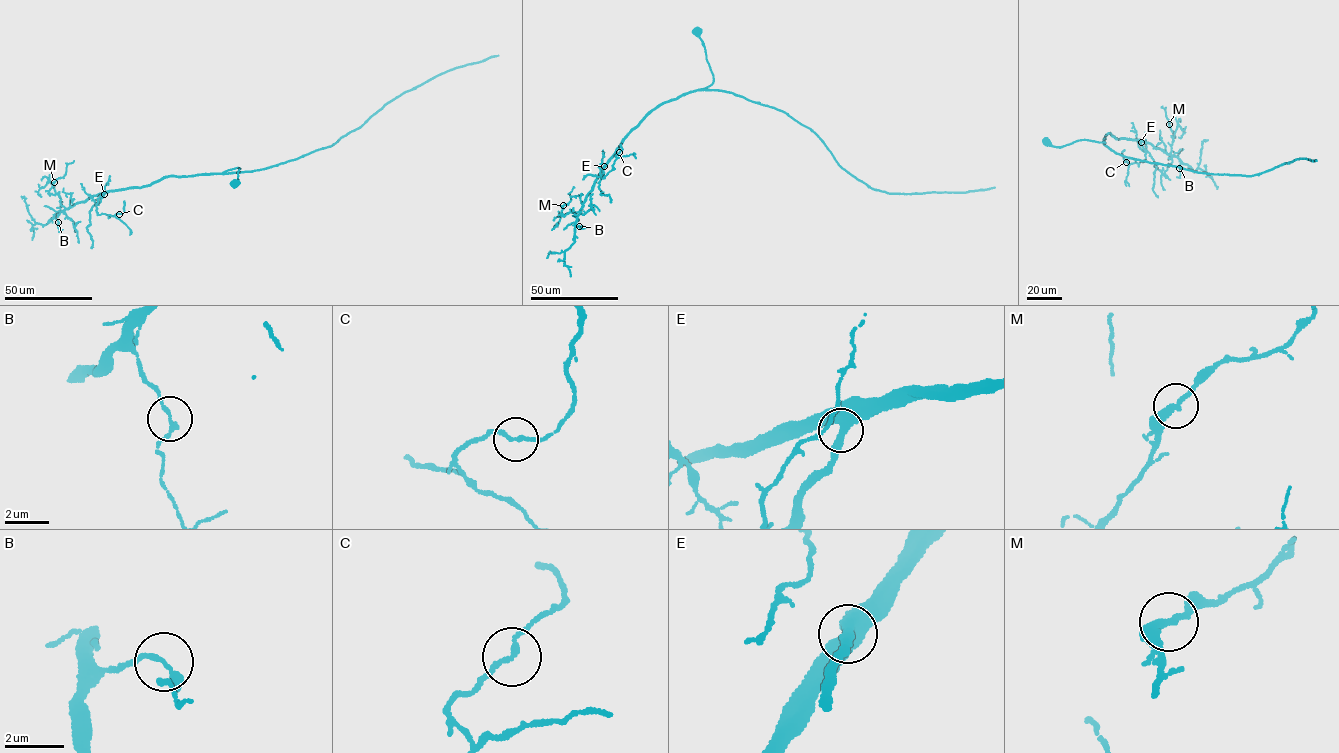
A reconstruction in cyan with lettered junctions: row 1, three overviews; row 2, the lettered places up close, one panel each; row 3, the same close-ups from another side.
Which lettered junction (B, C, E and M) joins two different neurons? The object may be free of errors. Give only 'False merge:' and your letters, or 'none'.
False merge: none

